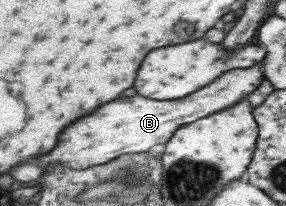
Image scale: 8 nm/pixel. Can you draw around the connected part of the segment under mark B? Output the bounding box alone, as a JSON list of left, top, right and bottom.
[39,65,266,169]

